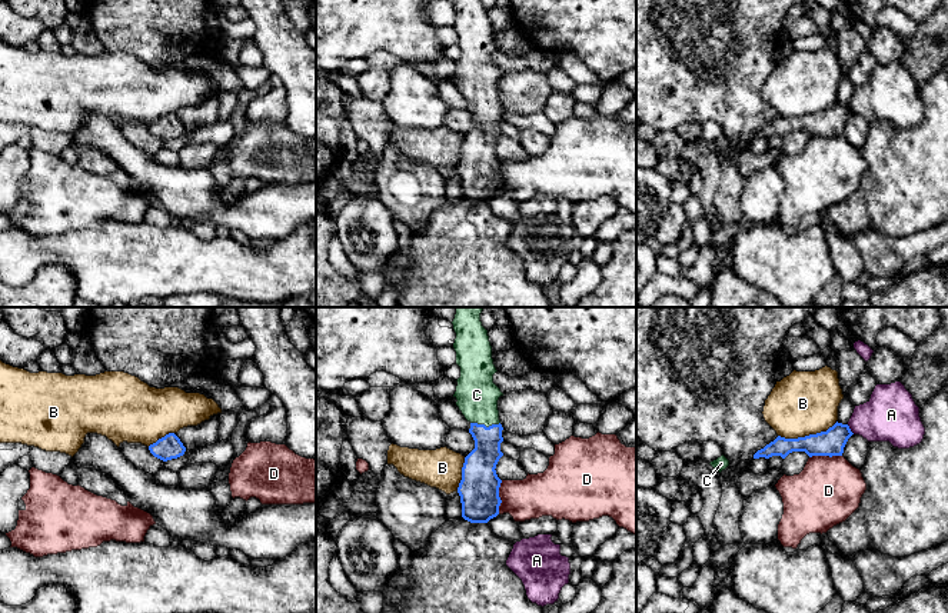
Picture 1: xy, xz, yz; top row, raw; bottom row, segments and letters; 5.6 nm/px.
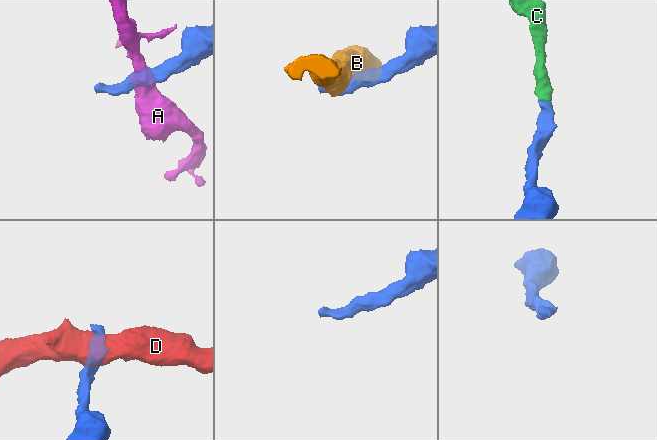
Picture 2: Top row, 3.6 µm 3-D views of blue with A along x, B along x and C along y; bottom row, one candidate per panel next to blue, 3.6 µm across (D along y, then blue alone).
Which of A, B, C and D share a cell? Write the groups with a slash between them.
A / B / C / D

